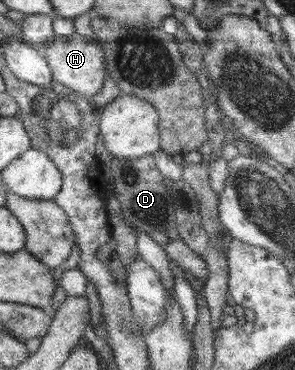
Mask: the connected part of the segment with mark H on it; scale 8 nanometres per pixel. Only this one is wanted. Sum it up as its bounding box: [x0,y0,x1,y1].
[46,33,110,98]

